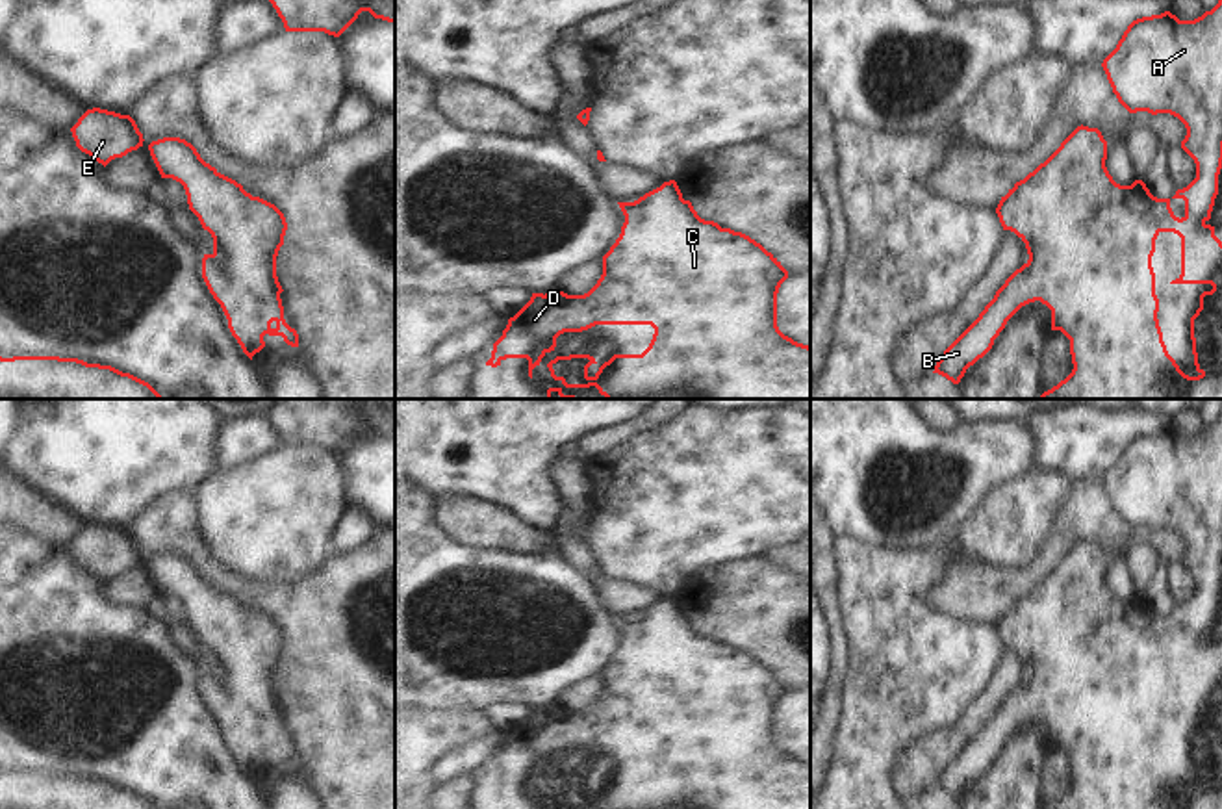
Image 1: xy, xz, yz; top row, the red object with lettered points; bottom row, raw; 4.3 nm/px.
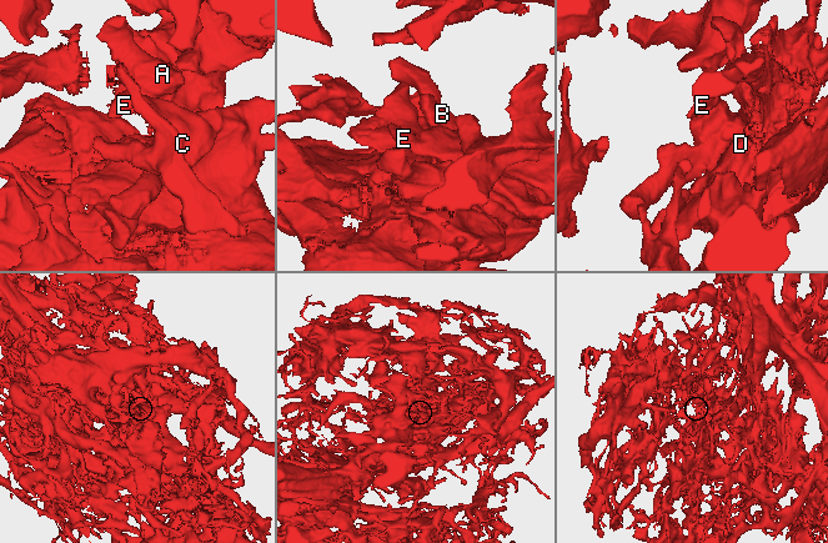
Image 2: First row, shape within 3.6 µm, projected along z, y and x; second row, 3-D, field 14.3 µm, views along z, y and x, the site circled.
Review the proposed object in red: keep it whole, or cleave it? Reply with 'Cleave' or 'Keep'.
Keep.

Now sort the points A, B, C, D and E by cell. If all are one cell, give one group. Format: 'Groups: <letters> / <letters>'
Groups: A B C D E.

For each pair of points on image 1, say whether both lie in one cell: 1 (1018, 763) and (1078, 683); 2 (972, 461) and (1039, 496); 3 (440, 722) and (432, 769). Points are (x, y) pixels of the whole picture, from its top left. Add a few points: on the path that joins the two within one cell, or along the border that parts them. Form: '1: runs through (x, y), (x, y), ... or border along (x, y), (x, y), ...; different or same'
1: border along (1052, 726), (1039, 717), (1030, 717), (1007, 739); different
2: border along (1031, 470), (996, 488), (978, 507); different
3: border along (449, 730), (438, 735); different

